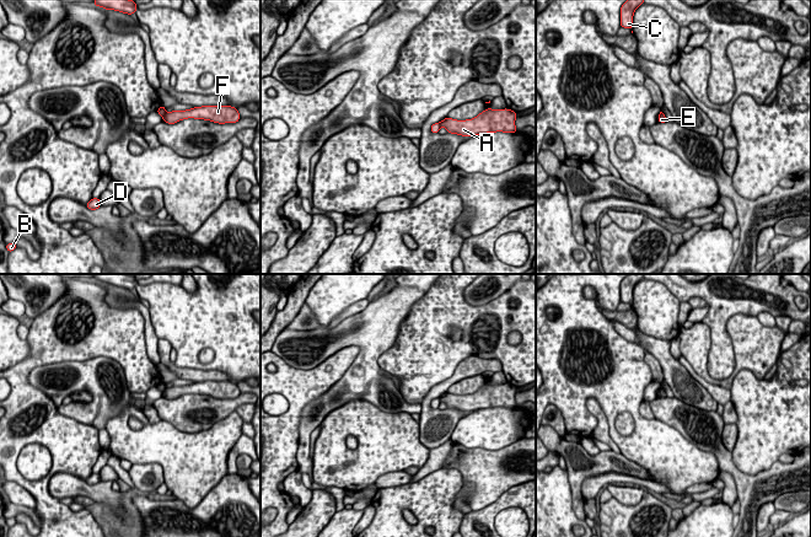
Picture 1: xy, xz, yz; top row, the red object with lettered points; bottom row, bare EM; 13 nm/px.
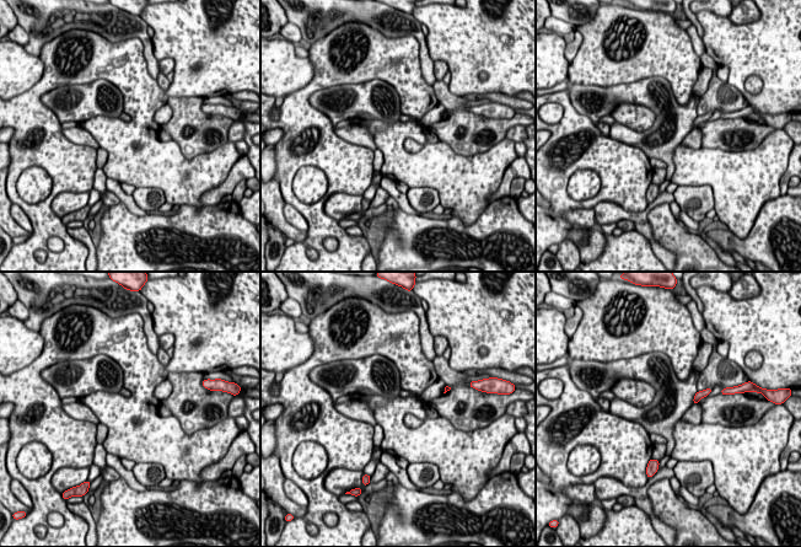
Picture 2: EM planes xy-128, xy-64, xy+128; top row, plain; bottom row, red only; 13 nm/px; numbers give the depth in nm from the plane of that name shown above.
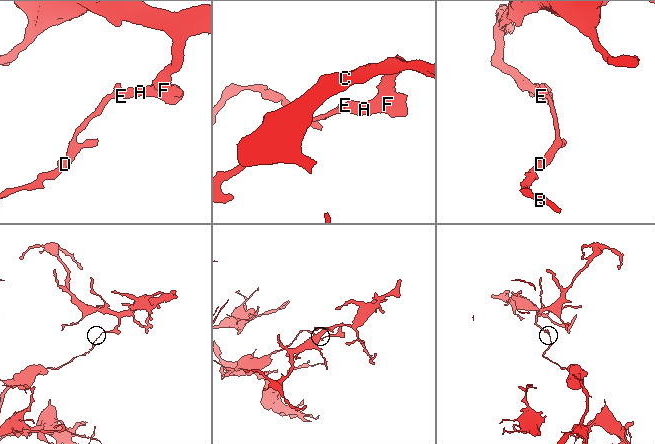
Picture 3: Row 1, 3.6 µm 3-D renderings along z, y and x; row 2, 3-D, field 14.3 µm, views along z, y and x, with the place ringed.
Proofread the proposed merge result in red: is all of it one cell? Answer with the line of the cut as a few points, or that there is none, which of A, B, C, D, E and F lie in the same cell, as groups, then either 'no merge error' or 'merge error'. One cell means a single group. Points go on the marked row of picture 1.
xy (166, 113), (162, 116) | A C E F / B D | merge error

